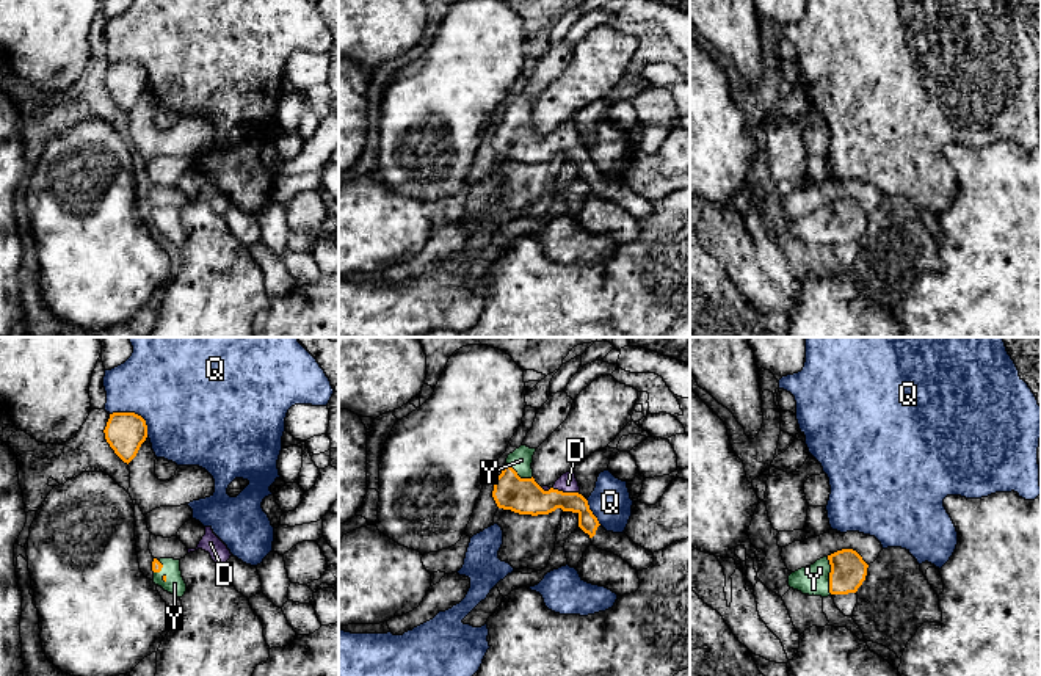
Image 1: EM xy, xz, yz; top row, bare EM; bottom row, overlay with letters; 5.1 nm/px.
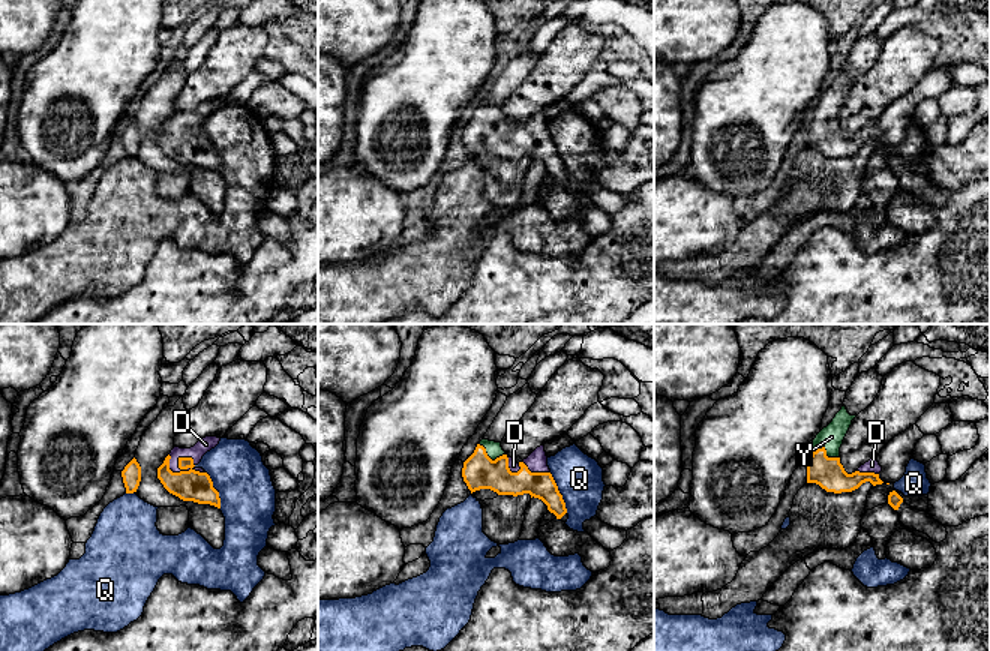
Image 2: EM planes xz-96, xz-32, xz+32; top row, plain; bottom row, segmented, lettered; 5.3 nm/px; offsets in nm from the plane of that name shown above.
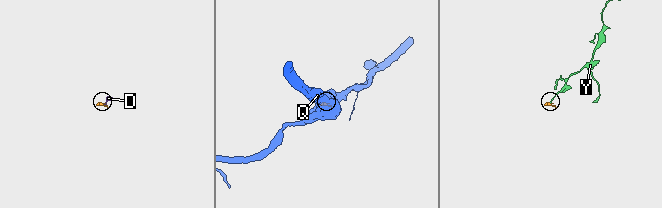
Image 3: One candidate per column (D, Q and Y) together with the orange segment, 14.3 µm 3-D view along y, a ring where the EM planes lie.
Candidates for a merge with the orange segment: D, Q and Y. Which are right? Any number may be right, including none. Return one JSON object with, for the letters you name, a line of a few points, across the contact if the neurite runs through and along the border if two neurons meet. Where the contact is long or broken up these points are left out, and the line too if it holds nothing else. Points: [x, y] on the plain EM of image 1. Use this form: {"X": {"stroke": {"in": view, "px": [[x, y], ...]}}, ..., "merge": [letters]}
{"D": {"stroke": {"in": "xz", "px": [[524, 145], [560, 140], [568, 132]]}}, "Y": {"stroke": {"in": "yz", "px": [[848, 218], [830, 225], [814, 228]]}}, "merge": ["D", "Y"]}

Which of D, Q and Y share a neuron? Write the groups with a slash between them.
D Y / Q

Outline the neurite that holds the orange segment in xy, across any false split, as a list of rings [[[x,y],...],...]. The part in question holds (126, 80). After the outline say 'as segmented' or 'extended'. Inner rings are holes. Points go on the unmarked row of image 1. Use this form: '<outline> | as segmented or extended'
[[[113,61],[103,82],[114,102],[129,113],[147,86],[147,74],[135,61]]] | as segmented

